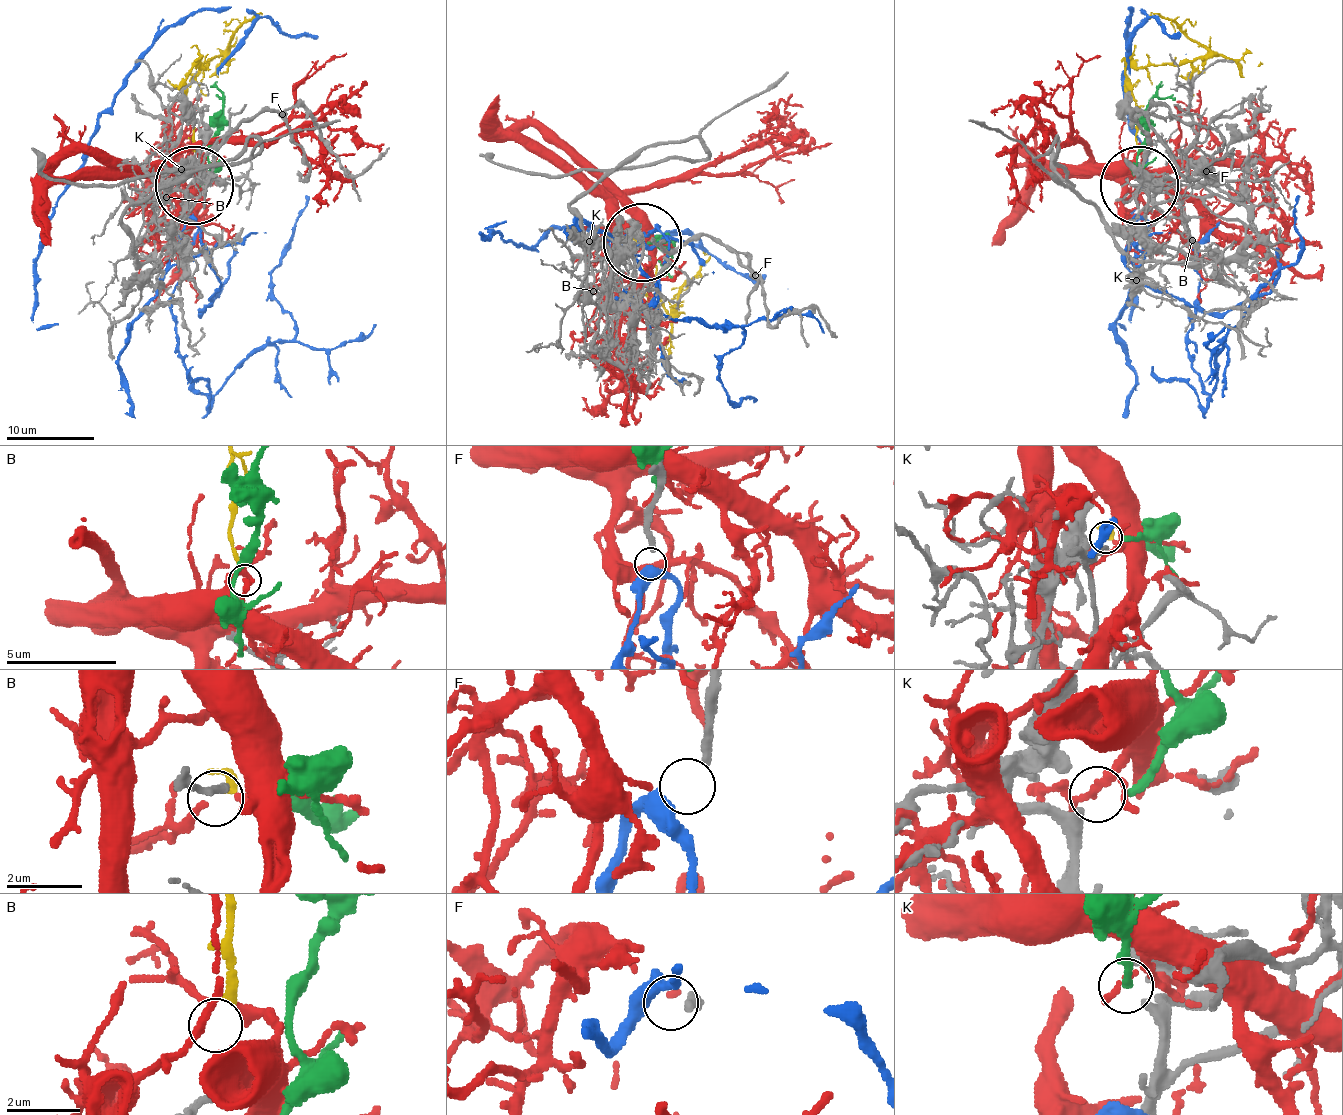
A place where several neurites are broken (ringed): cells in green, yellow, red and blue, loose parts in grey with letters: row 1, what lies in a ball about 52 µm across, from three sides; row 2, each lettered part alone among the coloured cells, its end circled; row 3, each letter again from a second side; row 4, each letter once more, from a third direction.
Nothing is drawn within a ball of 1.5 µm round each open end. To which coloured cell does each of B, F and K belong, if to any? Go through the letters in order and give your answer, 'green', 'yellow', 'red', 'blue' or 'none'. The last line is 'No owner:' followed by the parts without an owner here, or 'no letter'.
B: yellow
F: blue
K: green
No owner: no letter

